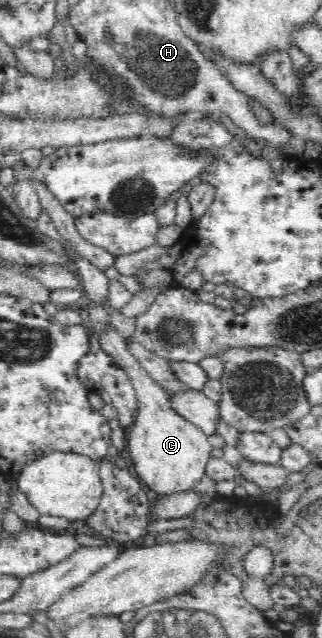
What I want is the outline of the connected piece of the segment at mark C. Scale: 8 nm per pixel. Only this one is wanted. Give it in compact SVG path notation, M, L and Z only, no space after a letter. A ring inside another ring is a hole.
M114 328L101 336L102 348L127 373L136 393L136 420L133 420L128 439L128 450L134 463L134 470L157 494L188 491L204 476L204 468L211 457L213 446L208 435L175 409L174 392L164 388L144 369L129 347Z

